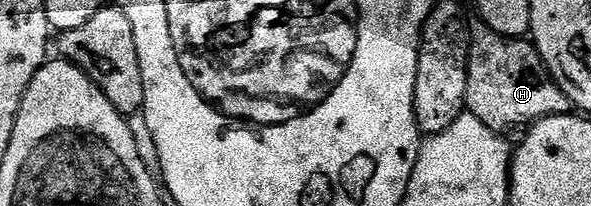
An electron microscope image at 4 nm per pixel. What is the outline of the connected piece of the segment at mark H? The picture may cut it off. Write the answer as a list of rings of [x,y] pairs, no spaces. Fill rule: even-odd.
[[[481,21],[472,22],[470,28],[471,48],[467,58],[466,110],[473,117],[477,117],[477,121],[485,121],[485,125],[489,125],[489,129],[494,131],[508,133],[507,131],[513,130],[514,127],[526,128],[537,119],[572,114],[573,105],[569,101],[569,97],[549,73],[545,61],[541,61],[534,43],[526,38],[506,39],[493,29],[489,29]]]

